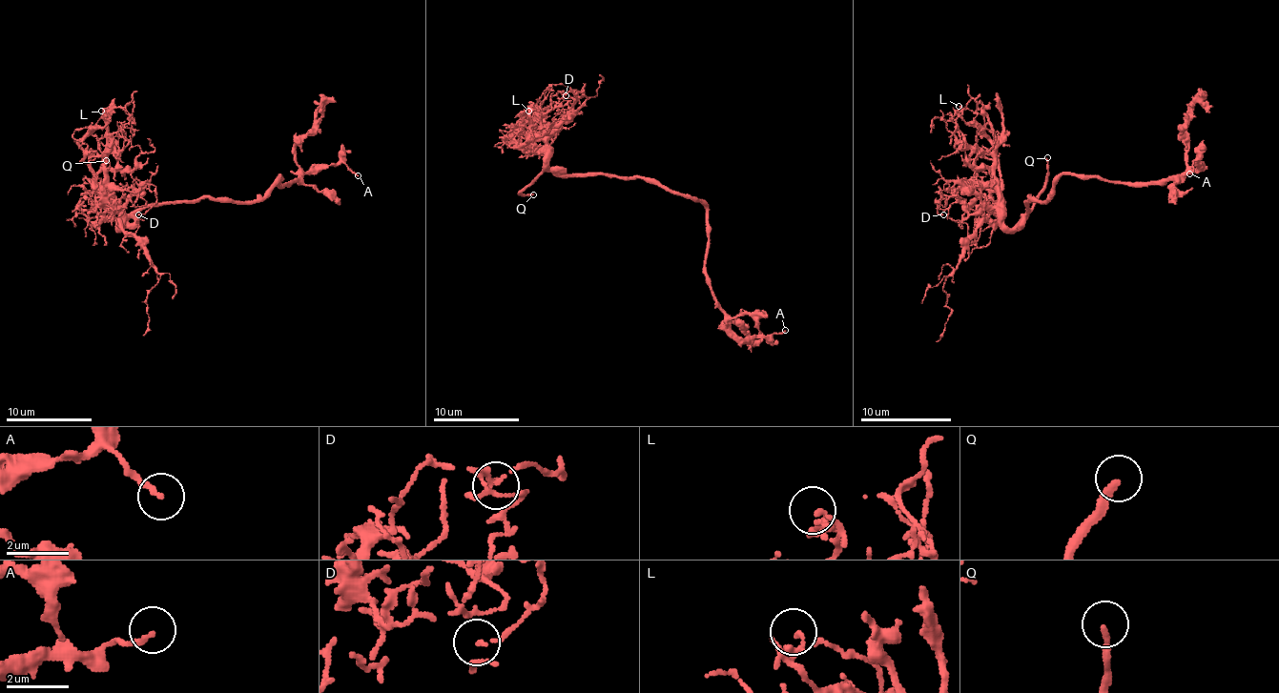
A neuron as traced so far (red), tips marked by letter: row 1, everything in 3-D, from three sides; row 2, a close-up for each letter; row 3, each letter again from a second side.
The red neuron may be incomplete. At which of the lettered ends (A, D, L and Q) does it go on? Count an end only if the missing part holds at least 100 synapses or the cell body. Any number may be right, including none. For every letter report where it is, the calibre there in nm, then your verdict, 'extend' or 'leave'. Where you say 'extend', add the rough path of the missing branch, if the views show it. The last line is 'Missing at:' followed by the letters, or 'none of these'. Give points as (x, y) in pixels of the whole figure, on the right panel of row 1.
A: at (1189, 173); 170 nm thick; leave
D: at (943, 214); 70 nm thick; leave
L: at (959, 106); 130 nm thick; leave
Q: at (1047, 157); 200 nm thick; extend
Missing at: Q

